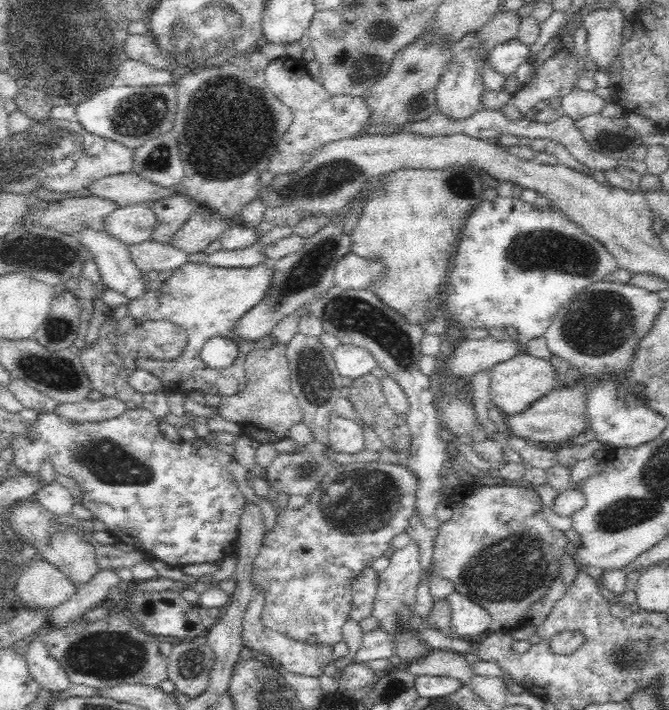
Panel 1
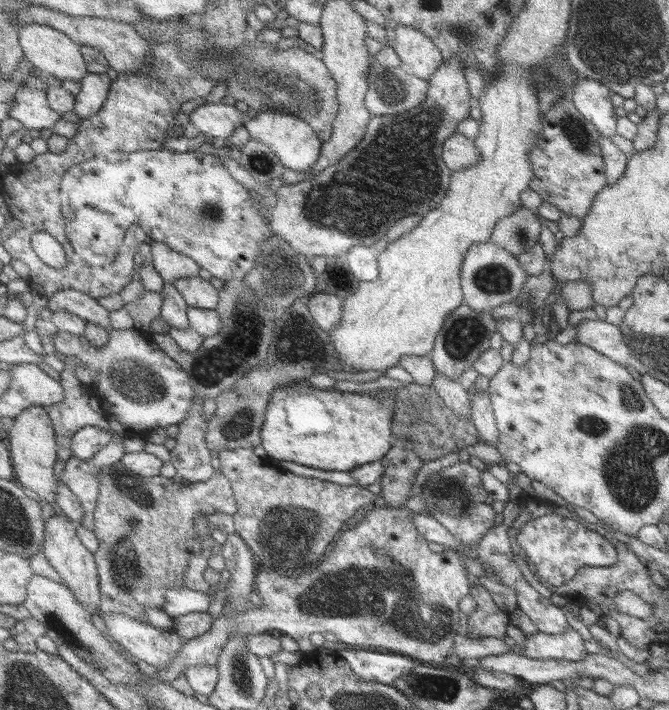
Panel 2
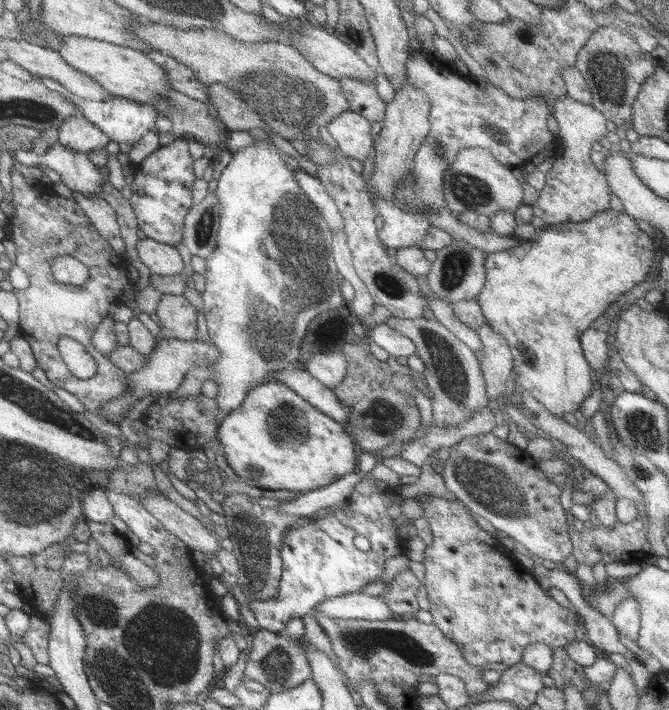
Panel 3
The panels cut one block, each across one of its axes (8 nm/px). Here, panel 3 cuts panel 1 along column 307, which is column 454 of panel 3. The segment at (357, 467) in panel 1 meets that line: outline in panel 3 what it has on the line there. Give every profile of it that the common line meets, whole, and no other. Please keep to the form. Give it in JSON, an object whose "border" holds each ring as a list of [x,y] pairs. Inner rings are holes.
{"border":[[[418,496],[415,499],[423,506],[423,518],[430,523],[429,530],[434,537],[432,544],[425,548],[422,564],[426,576],[421,581],[426,586],[430,600],[429,612],[434,619],[432,622],[444,636],[458,644],[470,665],[482,667],[482,670],[504,672],[509,666],[521,662],[523,652],[530,644],[546,644],[552,649],[565,649],[568,644],[576,641],[576,630],[580,622],[576,612],[560,606],[510,550],[480,528],[458,500],[453,503],[432,496]]]}

